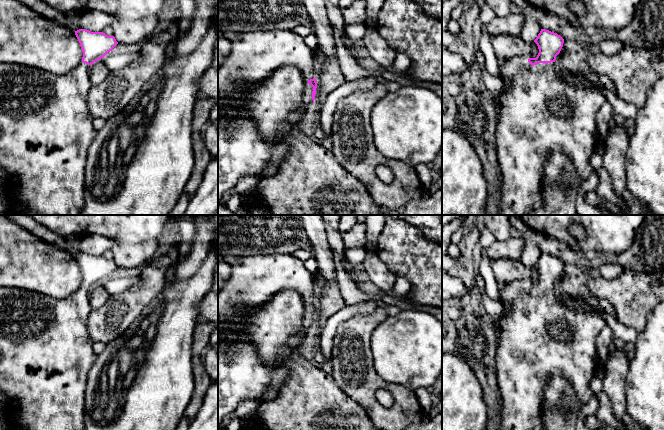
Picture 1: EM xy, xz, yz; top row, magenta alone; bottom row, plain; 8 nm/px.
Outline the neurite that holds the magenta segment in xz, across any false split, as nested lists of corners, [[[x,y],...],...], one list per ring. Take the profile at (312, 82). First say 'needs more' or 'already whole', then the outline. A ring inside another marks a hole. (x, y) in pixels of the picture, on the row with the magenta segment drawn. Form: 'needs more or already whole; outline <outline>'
needs more; outline [[[265,30],[245,32],[231,41],[231,50],[223,63],[218,66],[218,198],[225,191],[234,188],[244,176],[264,179],[265,170],[272,164],[273,148],[277,144],[268,143],[261,138],[257,126],[244,110],[241,98],[243,92],[252,84],[266,80],[274,71],[283,66],[294,66],[308,80],[302,97],[302,108],[292,112],[280,128],[287,131],[291,126],[299,126],[307,108],[314,103],[317,82],[312,77],[314,65],[313,50],[304,38],[292,30]]]

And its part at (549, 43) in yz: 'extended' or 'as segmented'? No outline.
extended

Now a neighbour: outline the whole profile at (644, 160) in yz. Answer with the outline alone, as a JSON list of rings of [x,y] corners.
[[[664,78],[647,93],[644,106],[637,110],[635,131],[625,155],[627,189],[654,215],[664,215]]]

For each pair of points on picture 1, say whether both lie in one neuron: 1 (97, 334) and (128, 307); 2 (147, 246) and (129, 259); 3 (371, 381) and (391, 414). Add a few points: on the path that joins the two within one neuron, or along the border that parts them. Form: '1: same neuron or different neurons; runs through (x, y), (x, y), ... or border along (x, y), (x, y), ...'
1: same neuron; runs through (105, 326), (120, 311)
2: same neuron; runs through (143, 250), (133, 256)
3: same neuron; runs through (370, 391), (370, 401), (381, 412)

